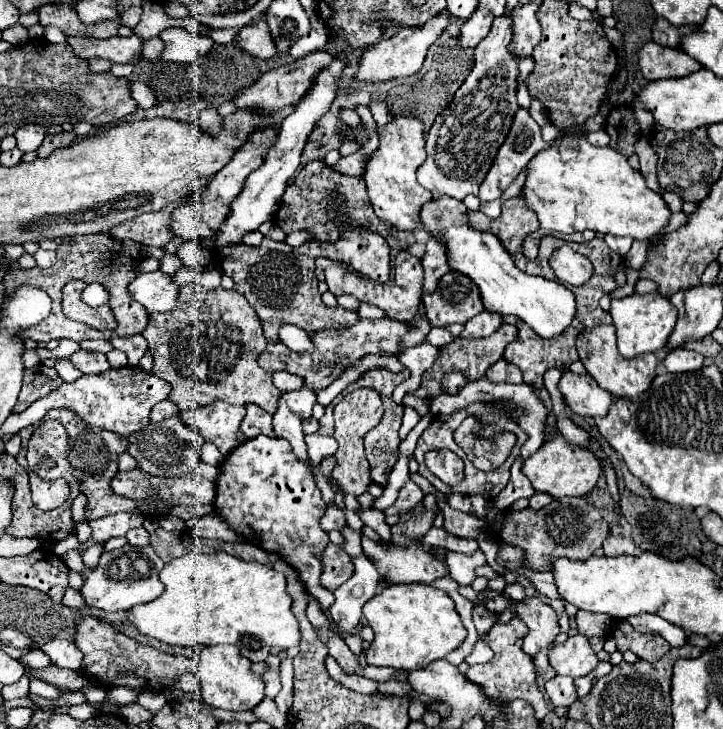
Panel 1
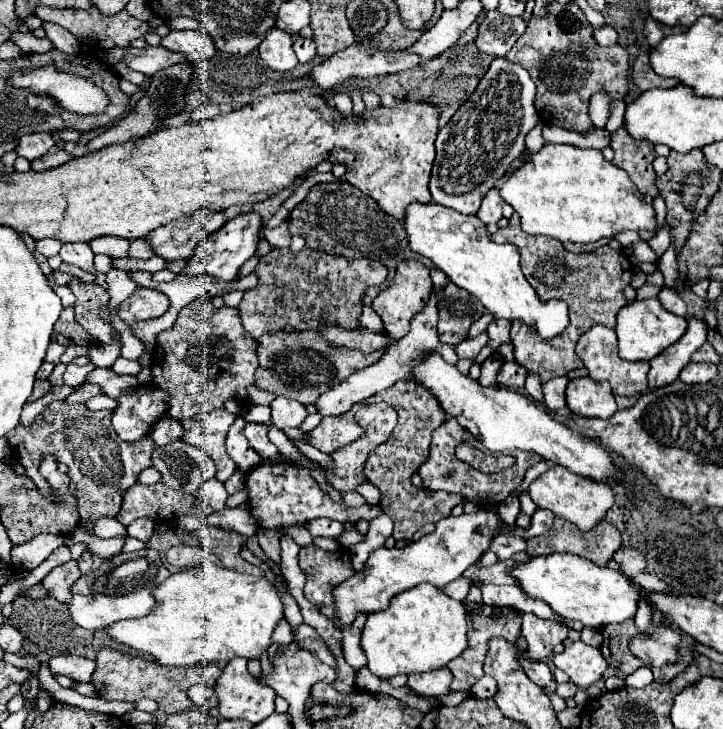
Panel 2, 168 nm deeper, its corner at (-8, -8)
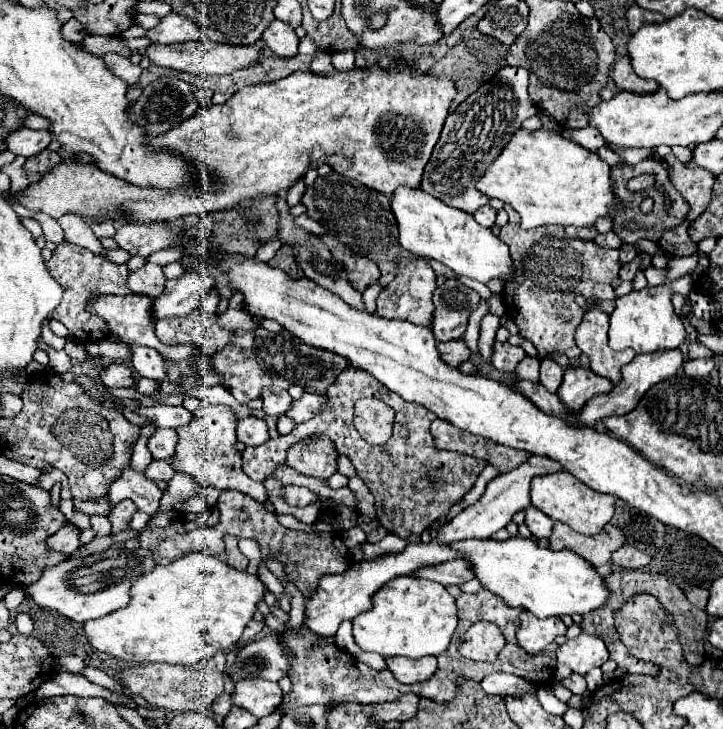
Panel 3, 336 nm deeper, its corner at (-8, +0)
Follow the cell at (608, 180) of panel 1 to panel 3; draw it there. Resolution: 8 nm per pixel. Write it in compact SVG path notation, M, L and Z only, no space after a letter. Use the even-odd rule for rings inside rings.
M545 128L519 132L477 182L477 188L489 198L499 198L513 206L525 230L549 224L585 228L595 226L599 218L625 212L625 204L613 190L609 164L603 162L597 152Z

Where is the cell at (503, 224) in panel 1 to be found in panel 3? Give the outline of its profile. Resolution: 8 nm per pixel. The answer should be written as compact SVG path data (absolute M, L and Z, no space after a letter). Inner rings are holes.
M505 206L505 210L509 222L501 228L499 238L509 244L517 268L517 282L503 292L507 316L517 324L519 334L533 342L543 358L555 354L565 354L571 360L579 358L581 350L575 344L575 330L587 310L581 308L575 298L583 296L589 300L595 296L599 298L599 310L605 310L607 314L613 312L617 296L611 288L611 280L621 268L619 250L607 250L595 242L567 238L563 226L543 226L527 232L519 226L519 214L515 214L511 206Z

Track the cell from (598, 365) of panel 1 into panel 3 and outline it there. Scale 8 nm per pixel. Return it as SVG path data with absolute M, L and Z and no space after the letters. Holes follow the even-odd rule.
M589 310L583 322L577 328L575 340L583 354L591 360L591 370L603 378L609 378L613 384L621 382L621 368L629 364L637 354L635 350L615 352L607 344L609 314L601 310Z

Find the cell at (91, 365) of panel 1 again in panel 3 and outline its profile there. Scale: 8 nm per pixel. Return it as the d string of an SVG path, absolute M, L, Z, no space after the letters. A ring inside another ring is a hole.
M109 364L99 372L99 380L105 388L131 388L135 384L133 370L127 364Z

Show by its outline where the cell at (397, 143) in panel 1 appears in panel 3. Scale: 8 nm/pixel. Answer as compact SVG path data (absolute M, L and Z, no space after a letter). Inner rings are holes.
M395 66L395 68L365 68L365 70L353 70L353 72L335 72L333 76L319 76L319 74L313 74L313 72L295 72L287 78L281 78L281 80L275 80L275 82L267 82L267 84L253 84L253 86L245 86L241 88L239 92L235 92L225 104L221 106L207 106L207 108L199 108L191 118L183 120L181 124L177 124L175 128L171 128L169 132L165 134L159 134L155 136L147 146L151 150L169 150L171 154L175 156L181 156L183 160L187 160L189 164L195 164L193 166L193 178L197 180L197 188L153 188L153 186L135 186L127 180L121 180L117 176L111 176L103 170L99 170L99 166L95 162L79 162L79 160L63 160L61 164L57 164L55 168L51 168L49 172L45 172L41 176L39 182L35 184L29 184L25 190L17 192L17 194L11 194L15 198L15 202L19 202L21 206L25 206L27 210L31 212L45 212L49 214L51 218L59 220L61 216L65 214L77 214L85 220L119 220L119 222L137 222L137 224L151 224L151 222L165 222L165 220L173 220L173 218L183 218L183 216L203 216L203 214L209 214L209 212L219 212L219 210L229 210L229 208L235 208L239 206L243 200L247 198L255 198L257 194L281 194L281 192L287 192L297 180L301 180L305 176L305 172L309 168L317 168L321 164L331 164L335 172L343 174L345 178L355 178L359 180L361 184L365 184L367 188L373 188L381 194L385 194L387 198L393 196L393 192L399 188L399 186L409 186L409 188L419 188L421 184L421 176L423 176L423 168L425 164L429 162L431 158L431 152L433 152L433 146L437 144L439 140L439 134L441 134L441 128L443 128L443 122L449 114L449 106L455 98L457 90L455 90L455 84L449 80L449 78L435 78L435 76L429 76L429 74L411 74L409 68L405 66Z

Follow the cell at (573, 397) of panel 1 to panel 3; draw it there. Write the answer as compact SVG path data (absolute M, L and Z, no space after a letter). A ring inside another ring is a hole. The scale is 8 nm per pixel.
M567 368L563 376L563 384L557 390L557 396L563 400L563 404L575 412L579 412L591 398L599 394L607 394L613 390L613 384L597 376L593 370L587 368Z

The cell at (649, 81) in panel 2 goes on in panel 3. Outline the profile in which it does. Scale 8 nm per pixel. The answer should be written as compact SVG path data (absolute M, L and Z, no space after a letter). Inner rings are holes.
M621 56L615 62L611 78L615 80L615 84L621 90L629 90L629 92L637 92L637 94L649 94L649 92L655 92L659 88L659 84L655 80L645 80L645 78L635 74L629 56Z

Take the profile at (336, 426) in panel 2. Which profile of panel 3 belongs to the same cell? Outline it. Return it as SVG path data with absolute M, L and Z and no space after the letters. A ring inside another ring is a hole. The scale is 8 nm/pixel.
M347 368L329 386L327 398L329 398L327 410L323 410L321 414L317 414L315 418L303 424L297 424L291 434L279 436L261 446L247 446L243 450L243 472L251 480L265 482L275 474L279 466L285 466L287 448L291 448L295 442L303 438L323 434L329 440L333 440L337 450L353 462L359 478L369 486L371 494L375 494L375 508L377 508L381 524L389 532L407 540L409 536L415 536L427 530L439 516L447 514L449 508L473 488L477 476L487 466L485 460L479 460L475 456L437 450L433 444L431 430L429 430L431 422L437 416L425 406L415 406L415 402L407 402L399 394L393 394L391 390L387 390L387 386L383 386L377 378L373 378L365 370ZM355 396L375 396L379 400L385 400L395 410L393 436L387 440L387 444L371 446L355 430L353 426ZM415 408L423 410L423 414L415 414Z

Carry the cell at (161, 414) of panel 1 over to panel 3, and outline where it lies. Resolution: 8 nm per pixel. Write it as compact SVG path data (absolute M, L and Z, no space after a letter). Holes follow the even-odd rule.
M157 428L147 442L147 448L153 454L153 458L161 458L161 460L169 460L175 454L175 446L177 446L175 428Z

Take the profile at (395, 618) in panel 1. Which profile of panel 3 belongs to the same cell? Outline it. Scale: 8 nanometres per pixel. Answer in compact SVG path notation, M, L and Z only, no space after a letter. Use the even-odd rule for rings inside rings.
M399 576L375 594L375 602L369 612L363 612L353 620L353 636L361 650L377 652L383 658L439 656L449 648L457 622L455 598L443 584L415 576Z

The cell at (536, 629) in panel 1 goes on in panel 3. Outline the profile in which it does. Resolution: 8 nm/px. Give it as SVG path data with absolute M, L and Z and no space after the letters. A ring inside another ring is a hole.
M523 610L521 628L517 630L517 642L525 652L537 654L537 652L543 652L557 636L565 632L567 632L567 626L559 616L539 620L529 610Z

